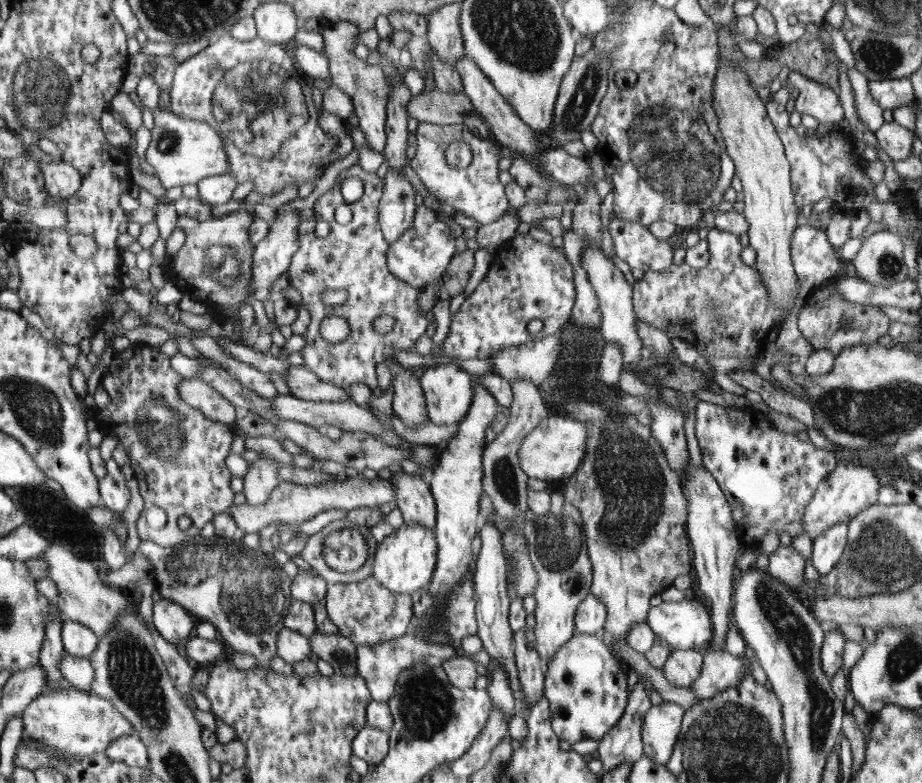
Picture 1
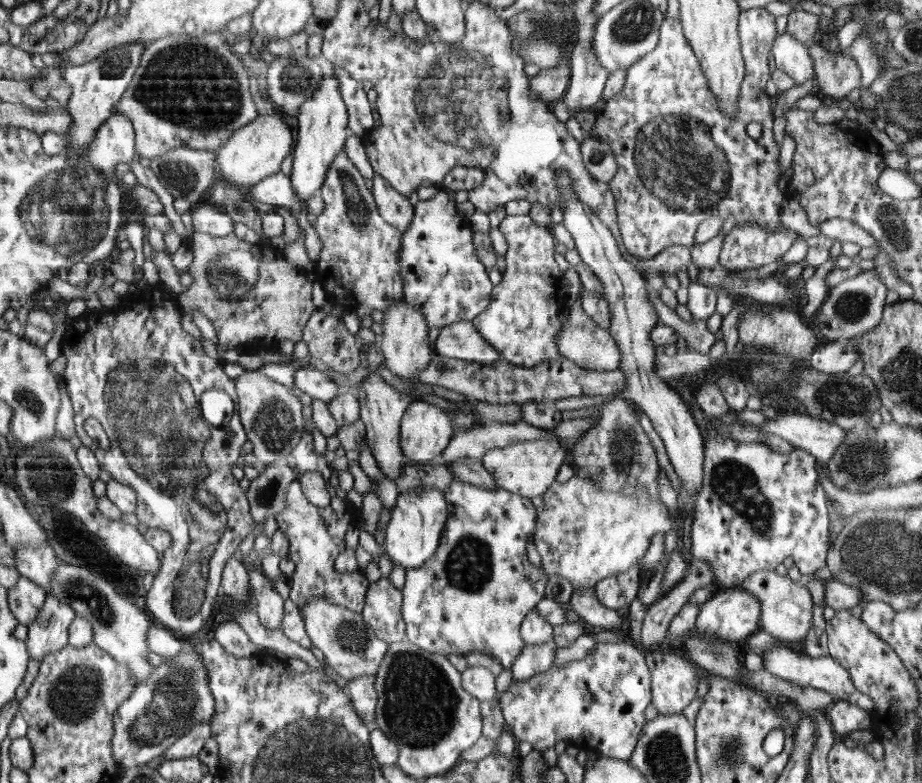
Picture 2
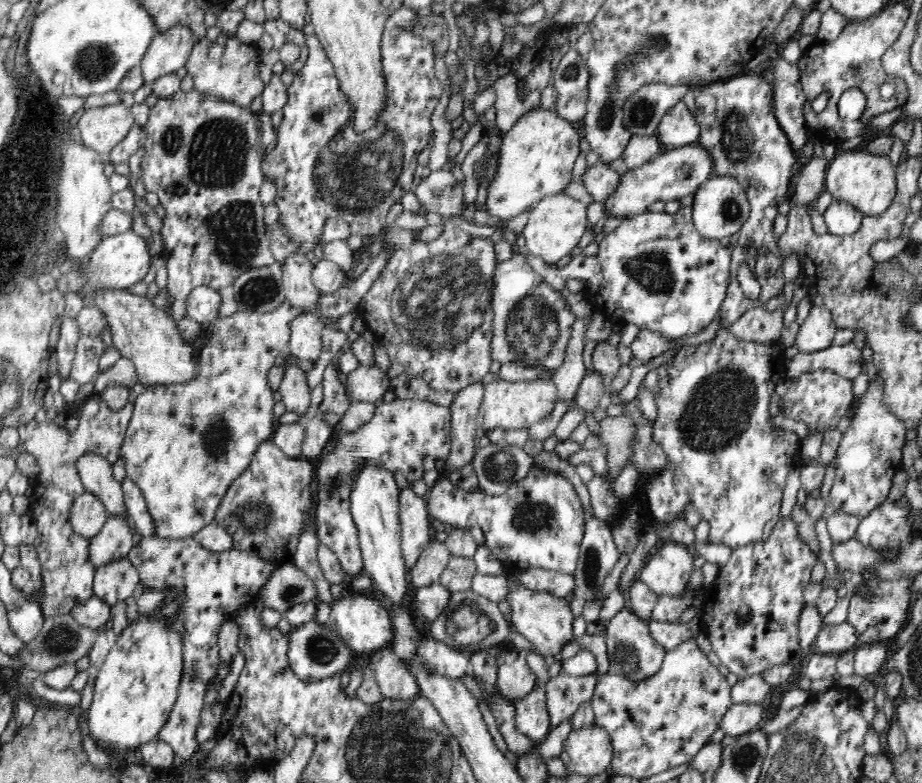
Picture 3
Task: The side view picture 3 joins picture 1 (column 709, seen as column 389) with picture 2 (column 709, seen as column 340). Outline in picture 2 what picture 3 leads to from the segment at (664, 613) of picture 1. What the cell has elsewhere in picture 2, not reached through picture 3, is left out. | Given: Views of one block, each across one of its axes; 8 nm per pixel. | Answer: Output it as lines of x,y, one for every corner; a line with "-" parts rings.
740,587
719,590
699,606
695,630
711,638
717,636
730,643
738,644
751,636
758,628
758,619
762,612
760,600

